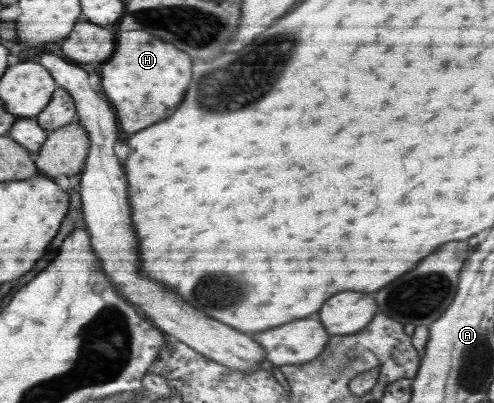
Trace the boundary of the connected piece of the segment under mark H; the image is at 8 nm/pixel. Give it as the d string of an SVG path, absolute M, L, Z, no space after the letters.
M124 31L112 59L102 67L102 91L114 105L120 127L136 133L170 117L190 85L190 67L190 57L170 43L152 39L148 31Z

